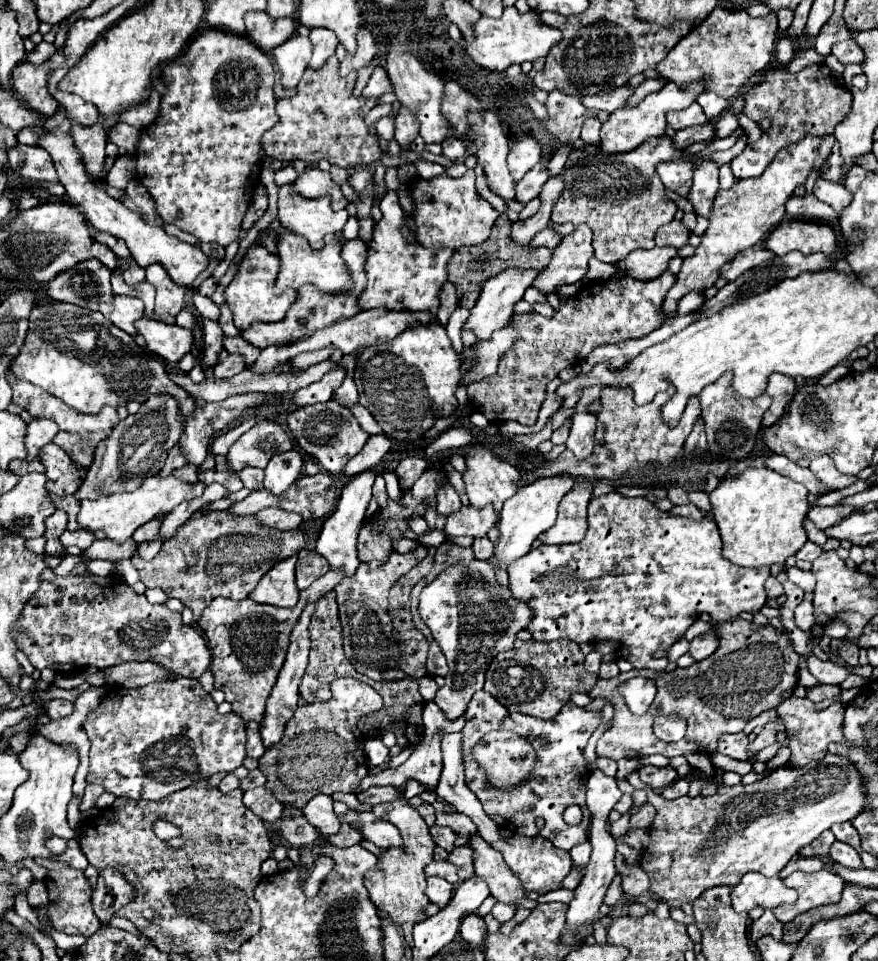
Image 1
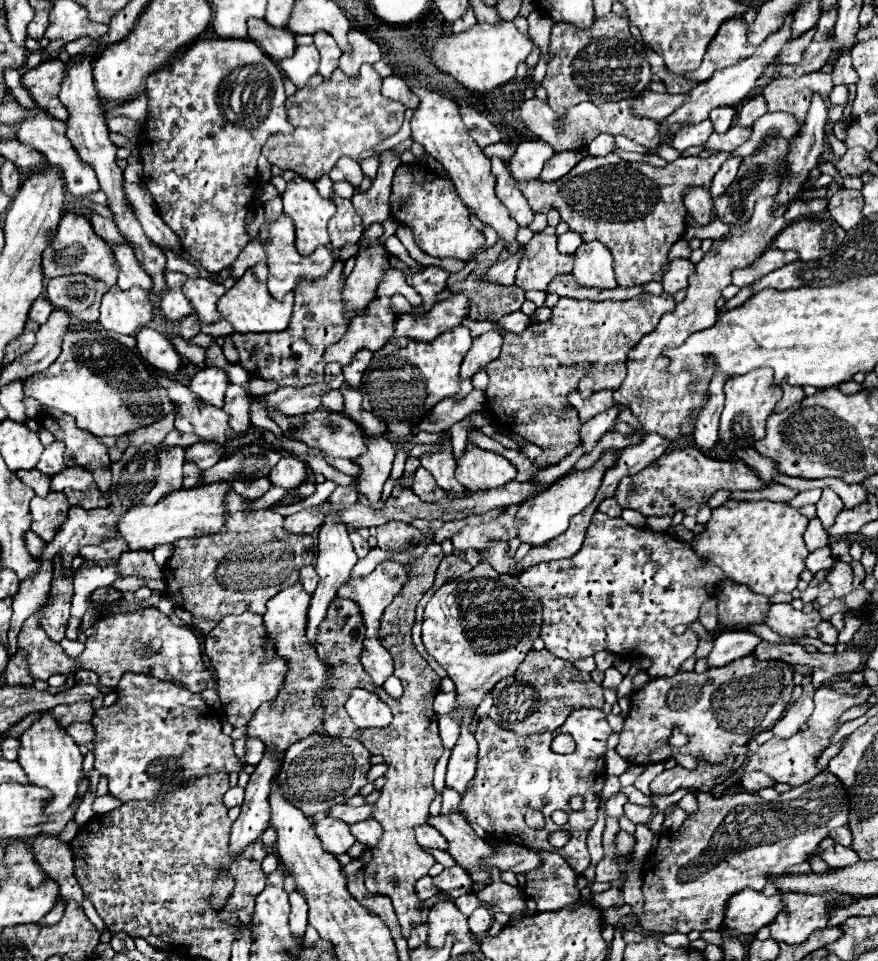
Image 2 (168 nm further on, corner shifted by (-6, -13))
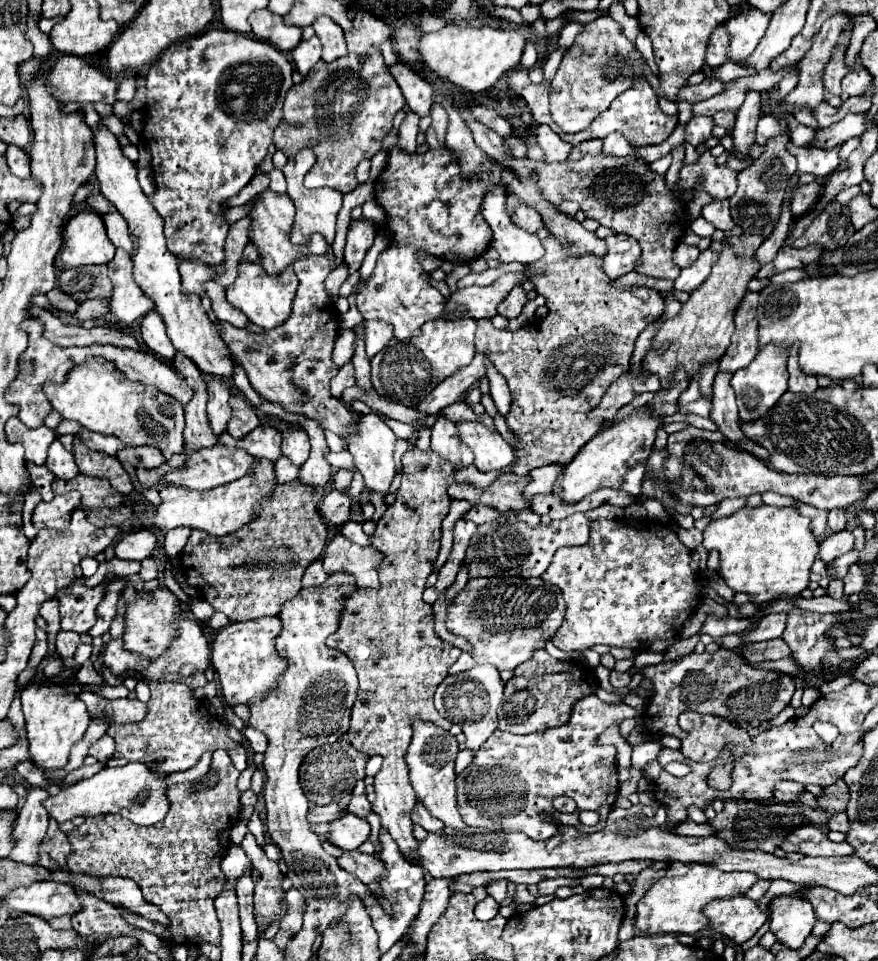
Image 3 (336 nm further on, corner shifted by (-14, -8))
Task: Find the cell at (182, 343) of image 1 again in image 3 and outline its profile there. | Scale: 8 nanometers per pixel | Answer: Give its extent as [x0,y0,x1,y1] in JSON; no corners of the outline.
[140,310,176,362]

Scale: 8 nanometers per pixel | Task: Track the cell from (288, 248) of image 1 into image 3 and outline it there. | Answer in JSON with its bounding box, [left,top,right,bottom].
[250,190,328,276]

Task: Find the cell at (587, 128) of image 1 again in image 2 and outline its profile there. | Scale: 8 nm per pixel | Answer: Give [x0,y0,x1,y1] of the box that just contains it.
[588,133,616,155]

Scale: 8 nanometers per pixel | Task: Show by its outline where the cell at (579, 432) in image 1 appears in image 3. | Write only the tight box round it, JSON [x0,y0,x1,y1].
[590,374,660,420]

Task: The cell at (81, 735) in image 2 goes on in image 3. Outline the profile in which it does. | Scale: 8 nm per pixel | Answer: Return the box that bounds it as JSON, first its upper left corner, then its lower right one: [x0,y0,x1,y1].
[90,734,114,762]

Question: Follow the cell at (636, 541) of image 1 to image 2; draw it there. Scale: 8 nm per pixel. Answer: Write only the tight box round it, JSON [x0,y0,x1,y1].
[518,513,770,677]

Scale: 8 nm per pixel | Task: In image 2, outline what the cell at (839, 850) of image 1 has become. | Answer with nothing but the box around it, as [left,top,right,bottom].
[816,845,858,869]

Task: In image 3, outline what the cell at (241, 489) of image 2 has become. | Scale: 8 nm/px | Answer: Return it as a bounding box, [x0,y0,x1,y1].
[274,458,298,484]

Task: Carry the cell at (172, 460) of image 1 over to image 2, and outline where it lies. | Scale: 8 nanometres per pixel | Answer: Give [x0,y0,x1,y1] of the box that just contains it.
[186,441,224,469]

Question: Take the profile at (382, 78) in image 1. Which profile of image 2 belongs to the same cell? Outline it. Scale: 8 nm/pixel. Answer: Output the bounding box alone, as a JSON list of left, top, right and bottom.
[382,75,420,109]

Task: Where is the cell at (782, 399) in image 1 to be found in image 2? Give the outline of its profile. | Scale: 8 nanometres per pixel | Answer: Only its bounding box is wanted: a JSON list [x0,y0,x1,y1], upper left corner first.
[776,381,804,413]

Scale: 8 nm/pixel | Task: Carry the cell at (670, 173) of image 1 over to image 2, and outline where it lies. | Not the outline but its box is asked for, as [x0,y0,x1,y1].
[684,189,716,225]

